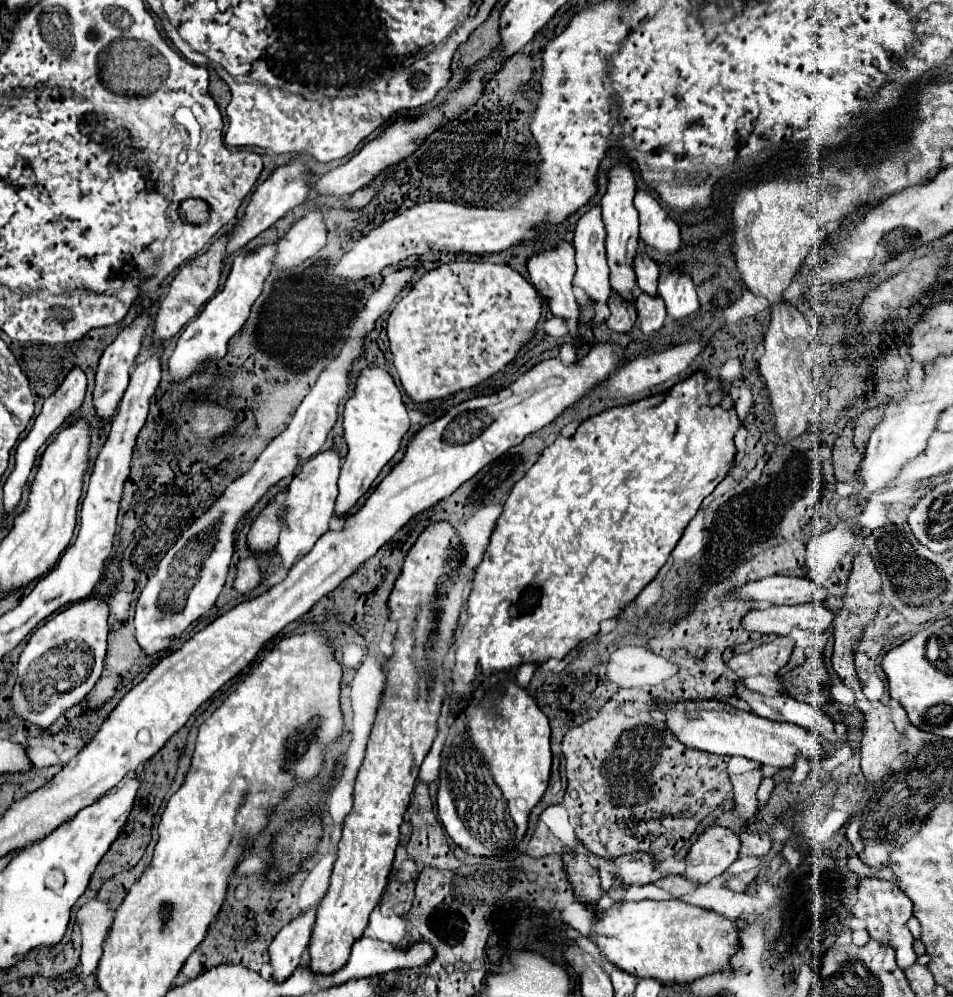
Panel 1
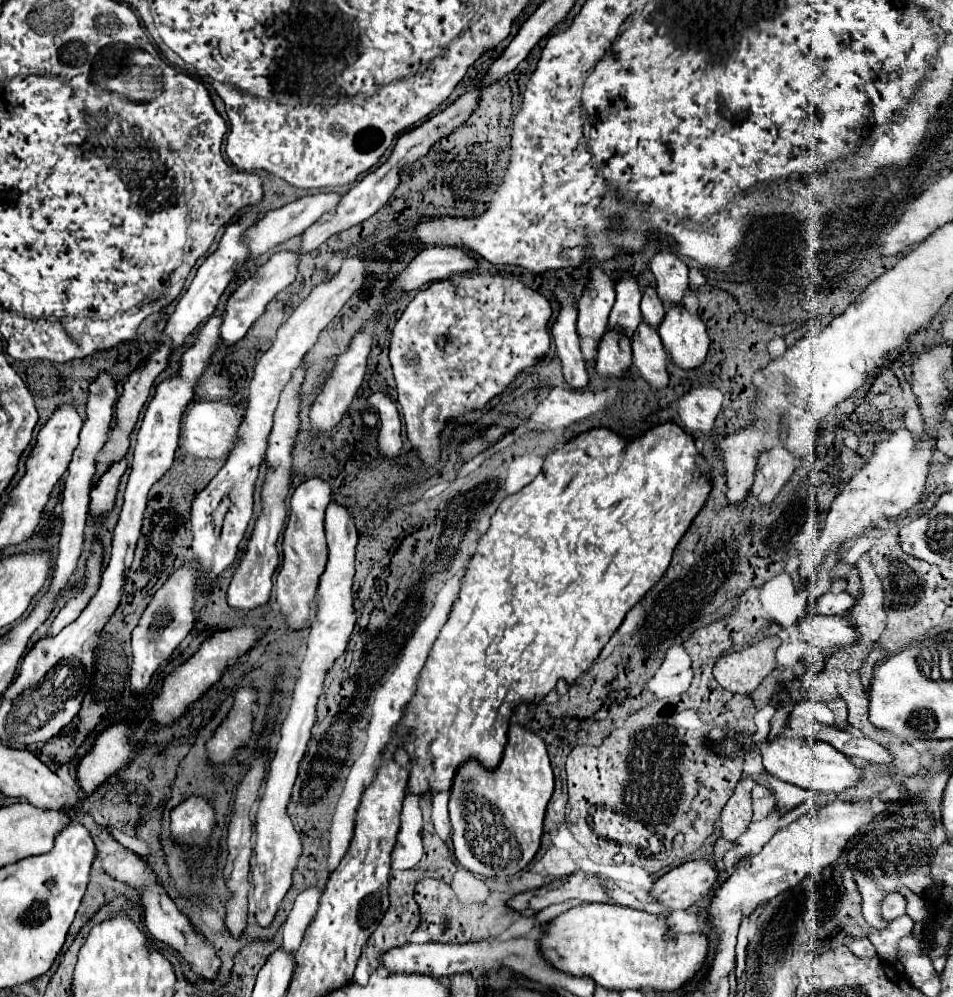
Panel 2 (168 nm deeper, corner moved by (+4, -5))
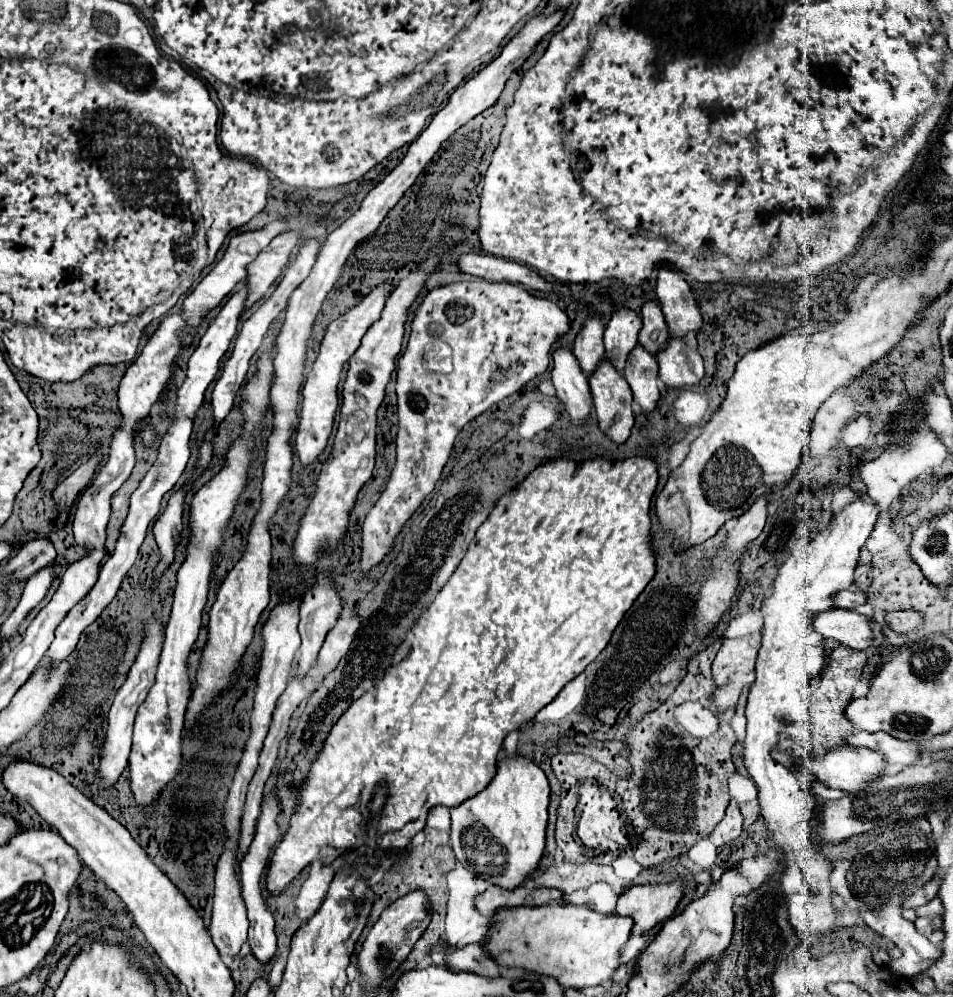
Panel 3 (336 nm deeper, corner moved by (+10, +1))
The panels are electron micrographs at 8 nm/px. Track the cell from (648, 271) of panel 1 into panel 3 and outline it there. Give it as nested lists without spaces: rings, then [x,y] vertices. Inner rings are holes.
[[[656,300],[644,302],[644,306],[642,306],[642,328],[638,334],[640,344],[648,352],[656,354],[664,346],[664,342],[668,340],[668,334],[670,332],[668,332],[668,326],[664,322],[664,314],[662,314],[658,302]]]

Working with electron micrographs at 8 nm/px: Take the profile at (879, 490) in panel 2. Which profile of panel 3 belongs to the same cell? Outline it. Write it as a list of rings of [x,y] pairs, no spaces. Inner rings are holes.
[[[856,498],[832,514],[830,524],[796,556],[790,554],[790,558],[780,566],[772,592],[762,602],[764,632],[756,660],[756,682],[750,688],[746,706],[748,728],[744,738],[744,766],[758,786],[766,826],[772,830],[776,846],[786,854],[782,892],[788,898],[790,922],[806,944],[816,934],[834,928],[834,892],[828,880],[830,860],[826,860],[824,854],[818,854],[820,848],[816,848],[810,834],[810,820],[814,818],[816,808],[816,800],[810,792],[814,780],[808,778],[804,770],[792,770],[772,760],[770,750],[784,750],[798,758],[808,758],[812,752],[808,706],[798,692],[822,670],[826,656],[824,640],[814,632],[812,618],[814,614],[832,608],[832,594],[852,586],[860,548],[870,538],[878,518],[880,506],[862,498]]]

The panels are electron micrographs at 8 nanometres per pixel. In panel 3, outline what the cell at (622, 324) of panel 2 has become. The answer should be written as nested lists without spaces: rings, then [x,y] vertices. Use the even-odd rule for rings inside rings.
[[[620,306],[612,312],[604,330],[604,346],[606,356],[610,358],[610,362],[614,362],[616,370],[624,370],[626,356],[638,342],[640,322],[640,314],[626,306]]]

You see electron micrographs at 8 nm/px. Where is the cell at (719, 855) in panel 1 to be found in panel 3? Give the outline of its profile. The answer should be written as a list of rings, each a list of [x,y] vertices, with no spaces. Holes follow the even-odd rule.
[[[684,880],[632,886],[620,896],[614,912],[634,918],[634,934],[648,932],[658,922],[668,920],[674,914],[678,902],[684,896],[684,888]]]

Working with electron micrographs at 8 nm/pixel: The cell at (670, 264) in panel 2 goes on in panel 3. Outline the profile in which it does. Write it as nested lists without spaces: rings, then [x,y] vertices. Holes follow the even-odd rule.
[[[668,264],[658,270],[656,296],[672,334],[686,336],[700,330],[702,314],[696,306],[694,294],[682,274],[674,272],[674,268],[670,268]]]

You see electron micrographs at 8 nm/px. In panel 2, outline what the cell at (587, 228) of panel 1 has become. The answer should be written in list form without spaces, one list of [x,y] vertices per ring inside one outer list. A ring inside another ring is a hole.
[[[602,268],[590,270],[590,282],[578,304],[578,336],[600,340],[606,332],[608,314],[614,306],[614,284]]]

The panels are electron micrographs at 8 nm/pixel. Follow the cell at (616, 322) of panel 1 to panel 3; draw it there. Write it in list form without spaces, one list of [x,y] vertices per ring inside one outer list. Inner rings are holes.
[[[604,358],[590,376],[590,390],[594,394],[594,408],[600,430],[614,442],[626,442],[634,426],[632,390],[608,358]]]

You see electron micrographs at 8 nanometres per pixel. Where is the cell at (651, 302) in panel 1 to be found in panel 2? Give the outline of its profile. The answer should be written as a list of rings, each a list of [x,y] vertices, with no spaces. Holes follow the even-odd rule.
[[[642,322],[632,340],[634,368],[652,386],[652,390],[662,390],[668,384],[668,356],[662,340],[654,328]]]

